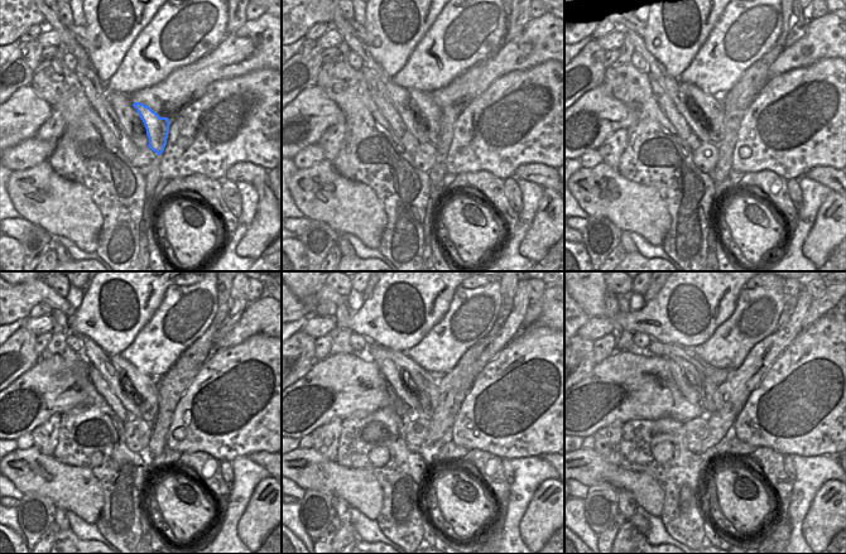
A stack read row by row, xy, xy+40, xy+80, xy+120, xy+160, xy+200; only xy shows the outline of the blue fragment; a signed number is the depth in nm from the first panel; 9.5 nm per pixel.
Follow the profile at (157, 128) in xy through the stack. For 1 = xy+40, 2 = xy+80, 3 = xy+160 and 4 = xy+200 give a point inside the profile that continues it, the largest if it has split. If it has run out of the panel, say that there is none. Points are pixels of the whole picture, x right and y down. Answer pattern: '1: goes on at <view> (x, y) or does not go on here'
1: goes on at xy+40 (431, 111)
2: goes on at xy+80 (711, 105)
3: goes on at xy+160 (427, 384)
4: goes on at xy+200 (688, 364)

